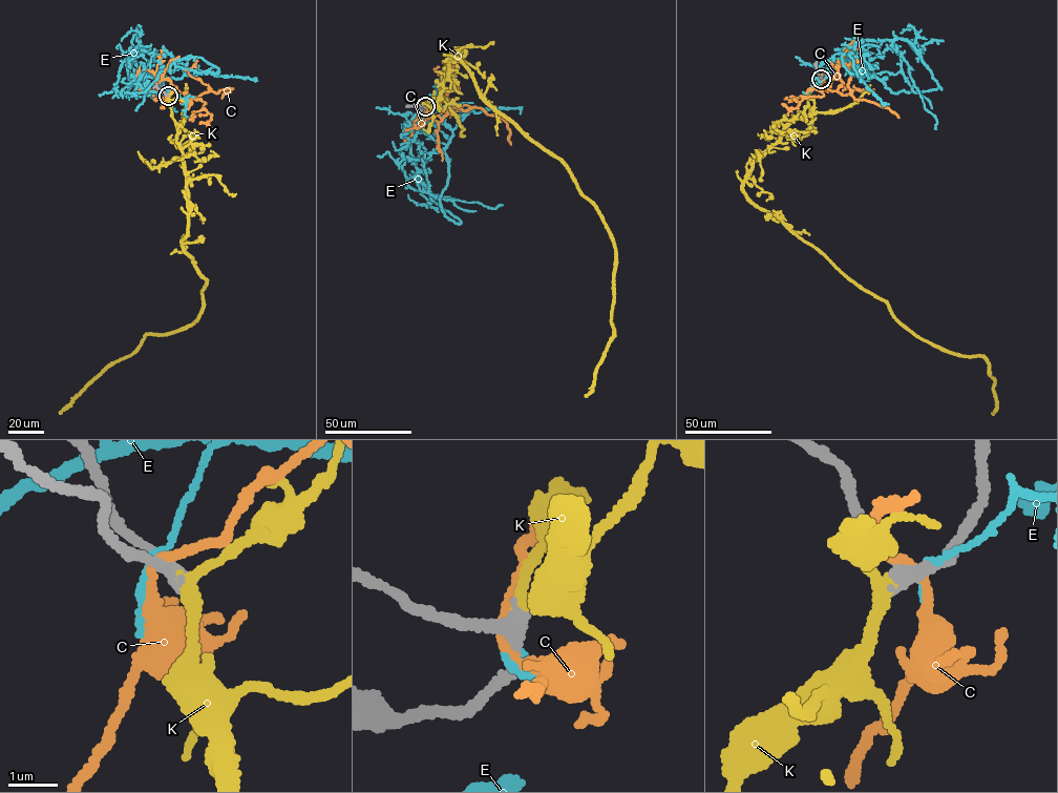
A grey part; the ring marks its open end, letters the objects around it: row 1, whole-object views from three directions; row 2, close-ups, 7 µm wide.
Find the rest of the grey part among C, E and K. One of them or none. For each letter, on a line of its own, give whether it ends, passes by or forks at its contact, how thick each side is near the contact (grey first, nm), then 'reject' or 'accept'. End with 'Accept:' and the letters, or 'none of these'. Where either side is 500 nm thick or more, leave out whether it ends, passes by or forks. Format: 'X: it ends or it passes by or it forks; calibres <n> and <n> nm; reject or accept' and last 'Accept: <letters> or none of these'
C: it passes by; calibres 280 and 170 nm; reject
E: it passes by; calibres 260 and 90 nm; reject
K: it passes by; calibres 240 and 240 nm; accept
Accept: K

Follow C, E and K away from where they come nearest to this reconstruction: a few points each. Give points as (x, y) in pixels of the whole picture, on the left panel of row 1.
C: (167, 95), (163, 107), (166, 92), (197, 97), (232, 87), (220, 98)
E: (167, 95), (138, 83), (151, 54), (162, 55), (169, 78), (207, 71), (252, 79)
K: (168, 96), (188, 179), (189, 225), (181, 242), (206, 282), (203, 308), (191, 324), (145, 335), (60, 414)

